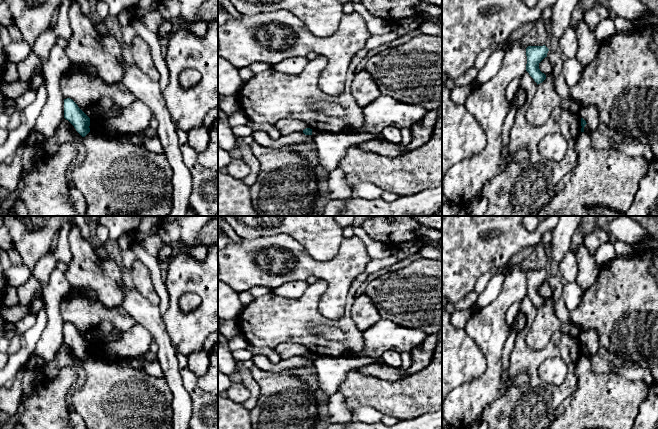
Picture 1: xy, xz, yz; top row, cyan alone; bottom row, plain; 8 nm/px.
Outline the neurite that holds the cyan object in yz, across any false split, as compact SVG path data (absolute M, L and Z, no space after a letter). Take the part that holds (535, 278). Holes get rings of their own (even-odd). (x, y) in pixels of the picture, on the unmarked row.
M528 270L526 272L527 288L526 295L538 308L546 303L546 299L539 293L539 287L547 281L549 273L543 270Z

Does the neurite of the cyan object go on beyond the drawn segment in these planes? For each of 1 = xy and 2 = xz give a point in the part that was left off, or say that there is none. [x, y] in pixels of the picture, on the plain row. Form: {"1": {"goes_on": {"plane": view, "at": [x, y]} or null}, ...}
{"1": {"goes_on": null}, "2": {"goes_on": null}}

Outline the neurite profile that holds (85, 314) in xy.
M71 290L71 292L62 300L60 312L64 323L72 323L81 334L85 334L96 328L100 322L109 321L120 331L127 331L132 328L137 321L129 315L122 307L107 308L99 300L90 300L83 291Z

